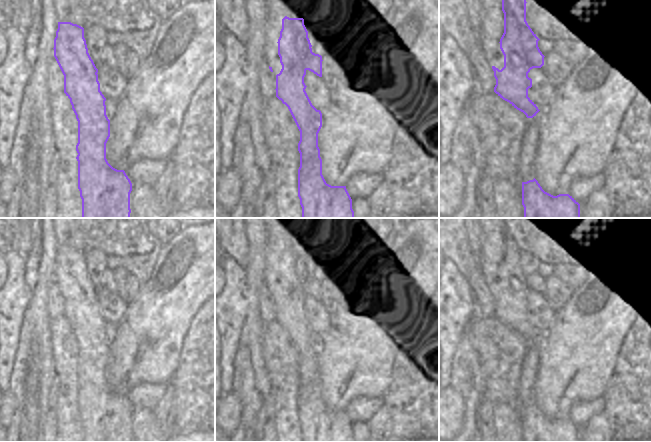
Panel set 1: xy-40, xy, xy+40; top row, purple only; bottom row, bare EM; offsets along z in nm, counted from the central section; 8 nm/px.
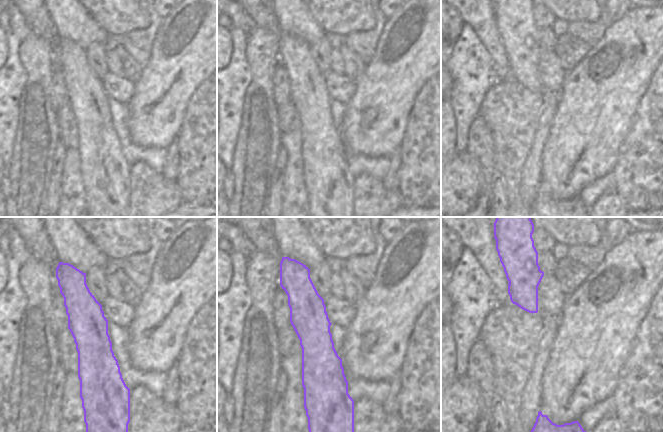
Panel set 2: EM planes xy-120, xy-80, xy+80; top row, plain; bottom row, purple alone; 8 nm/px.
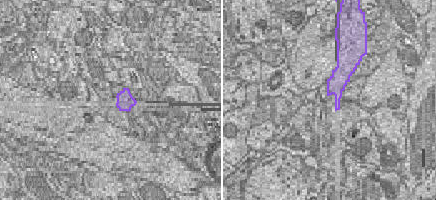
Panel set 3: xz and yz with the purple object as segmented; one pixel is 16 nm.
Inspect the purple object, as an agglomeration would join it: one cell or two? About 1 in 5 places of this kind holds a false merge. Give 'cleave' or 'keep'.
keep

